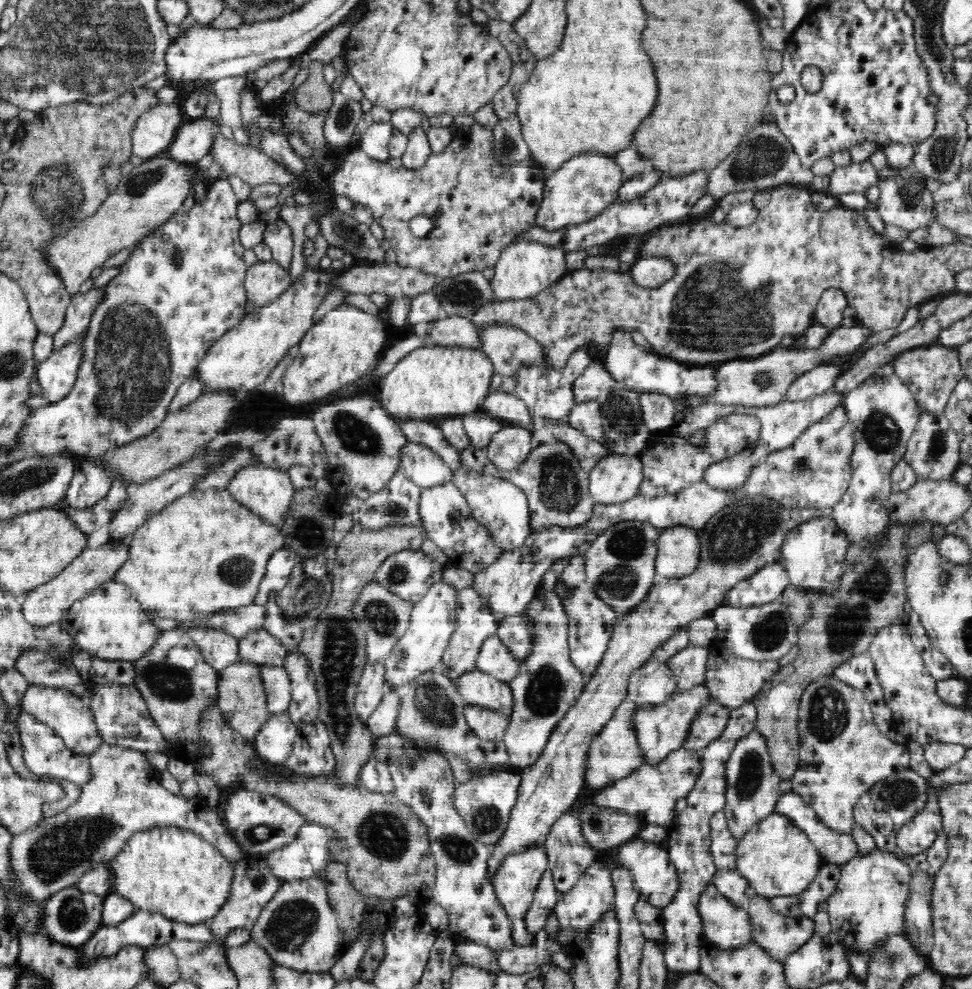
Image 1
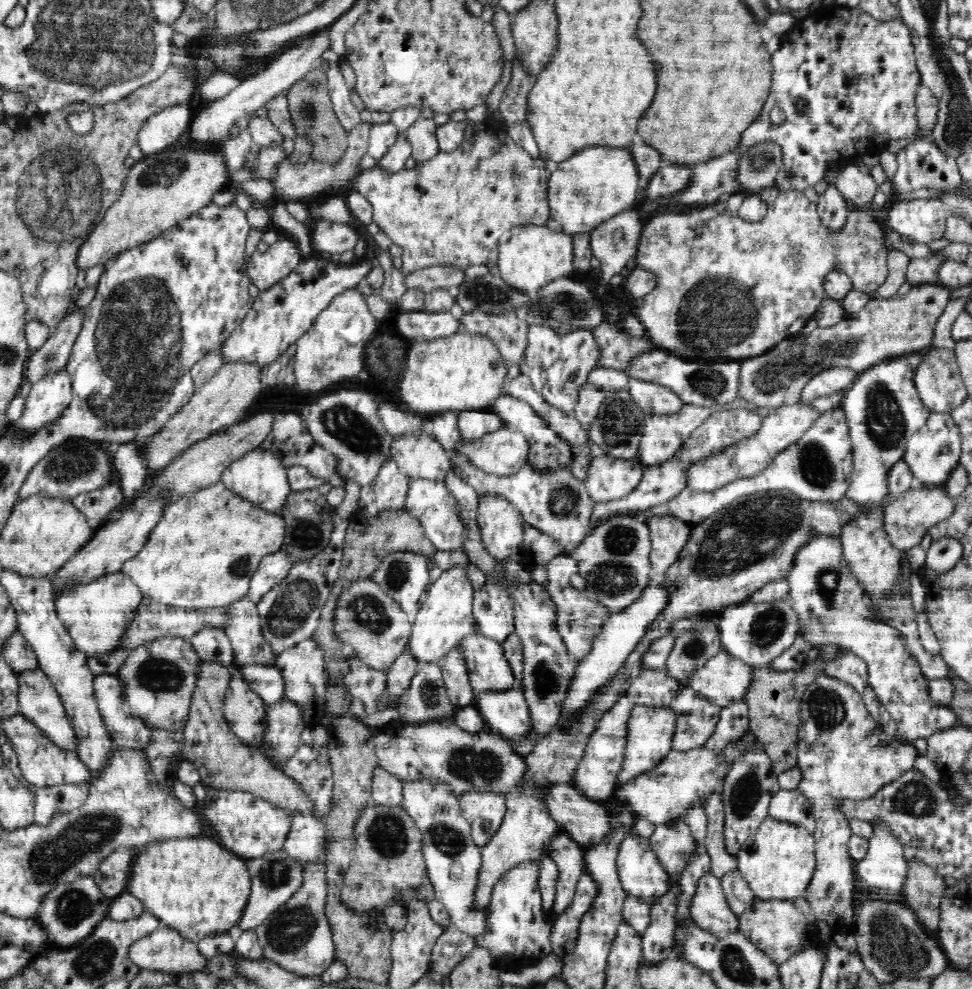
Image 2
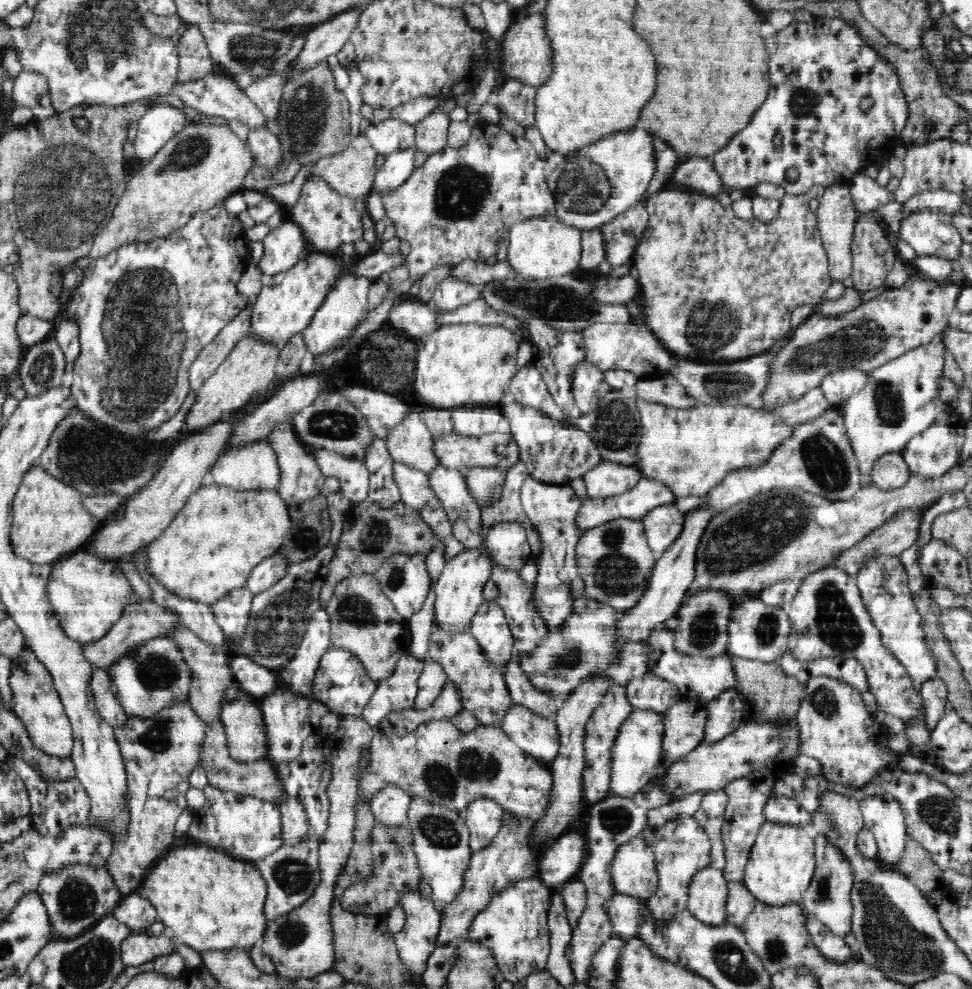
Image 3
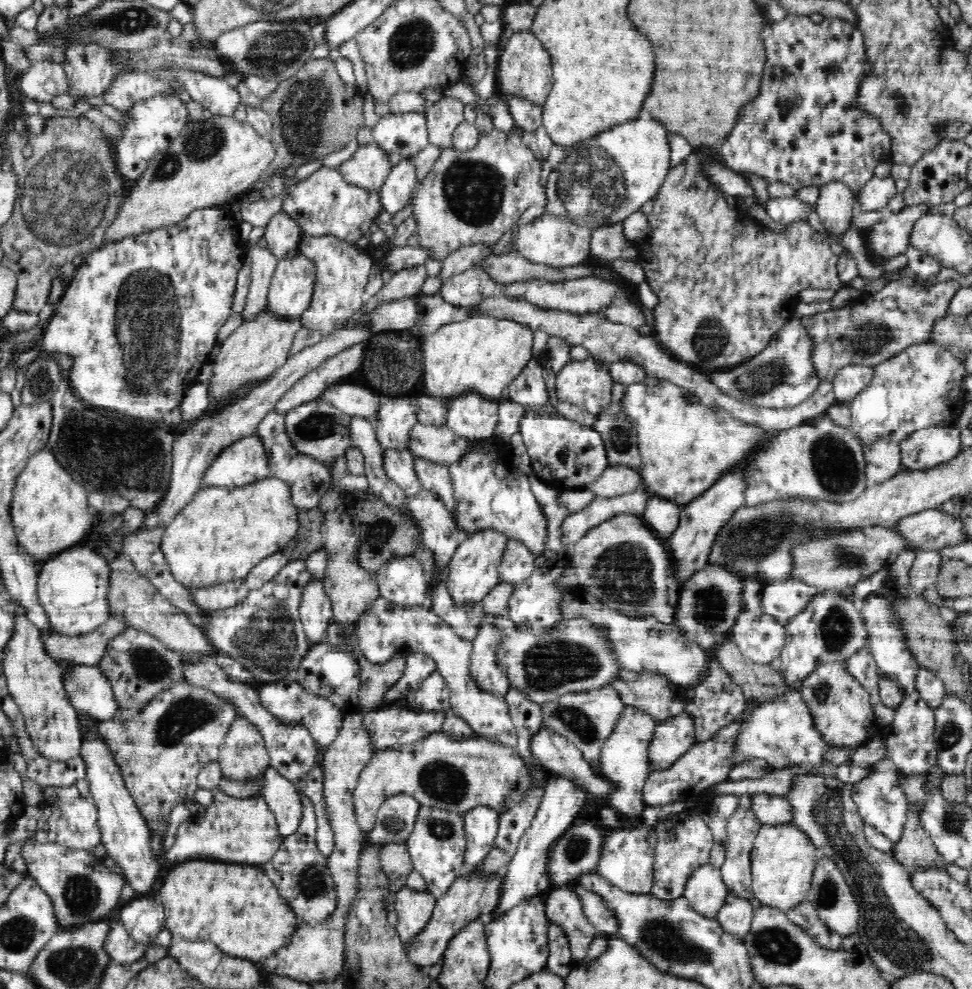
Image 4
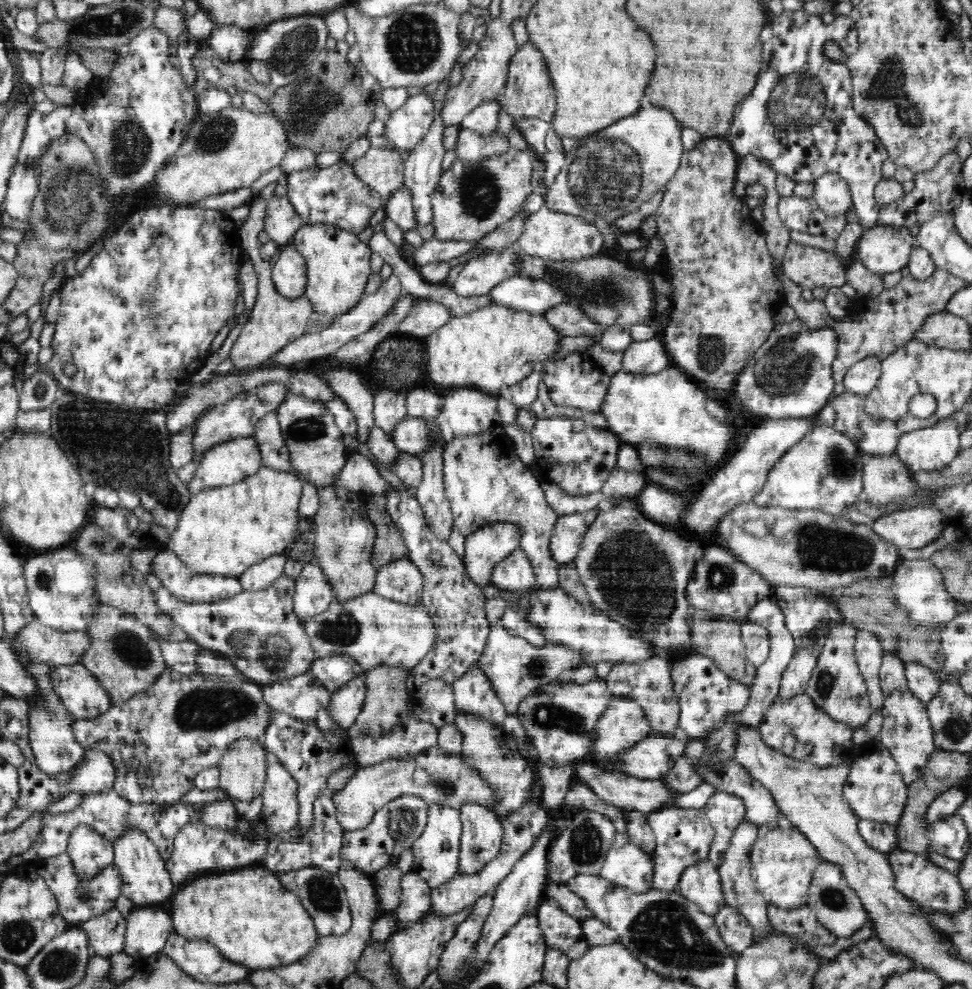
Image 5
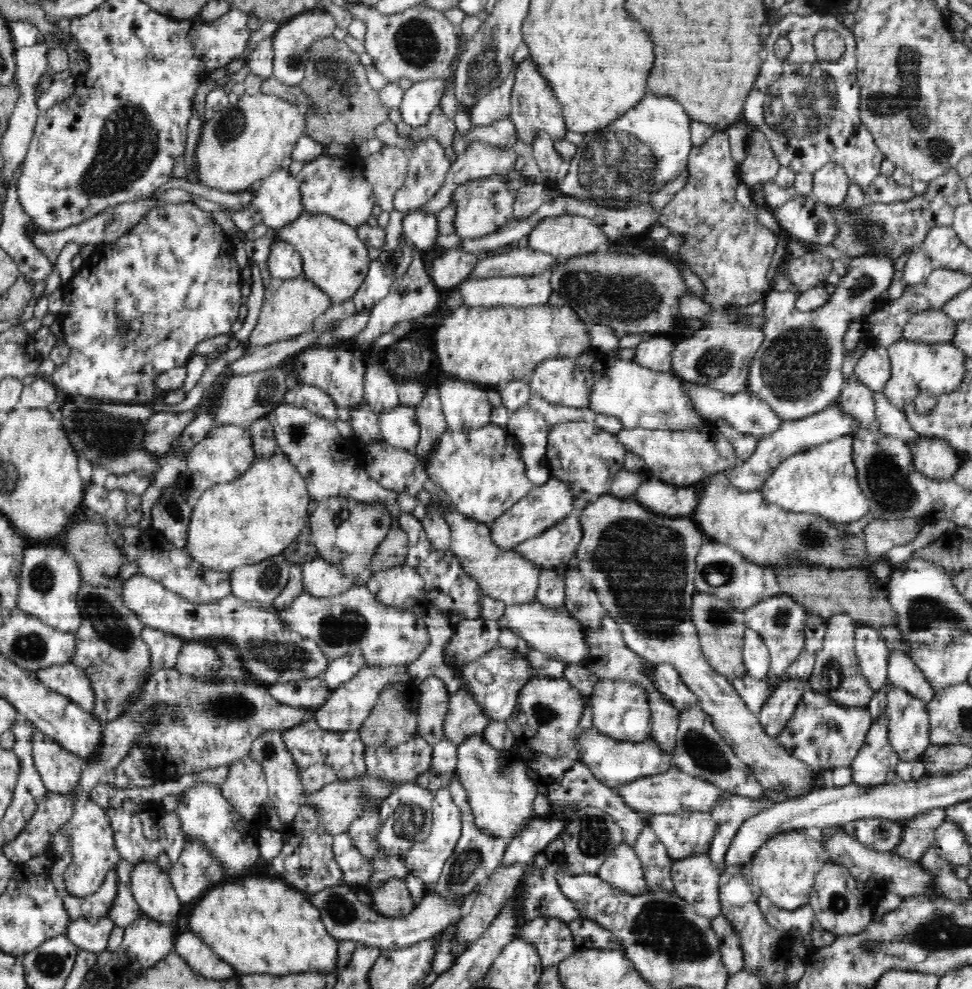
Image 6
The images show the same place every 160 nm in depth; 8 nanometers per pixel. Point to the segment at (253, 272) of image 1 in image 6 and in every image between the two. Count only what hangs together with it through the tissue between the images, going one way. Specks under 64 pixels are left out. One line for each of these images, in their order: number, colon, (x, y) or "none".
2: (265, 269)
3: (284, 247)
4: (283, 235)
5: (281, 221)
6: (277, 202)

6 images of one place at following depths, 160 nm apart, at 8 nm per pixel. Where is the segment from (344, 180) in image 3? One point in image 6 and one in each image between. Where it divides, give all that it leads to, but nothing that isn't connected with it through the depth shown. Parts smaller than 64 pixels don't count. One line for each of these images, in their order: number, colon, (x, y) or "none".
4: (368, 168)
5: (382, 169)
6: (386, 170)

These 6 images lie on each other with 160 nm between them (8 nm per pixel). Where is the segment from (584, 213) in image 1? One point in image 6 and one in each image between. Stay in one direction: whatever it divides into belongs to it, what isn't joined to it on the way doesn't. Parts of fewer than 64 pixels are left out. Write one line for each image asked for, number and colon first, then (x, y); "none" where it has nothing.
2: (596, 183)
3: (591, 186)
4: (600, 181)
5: (610, 173)
6: (624, 164)

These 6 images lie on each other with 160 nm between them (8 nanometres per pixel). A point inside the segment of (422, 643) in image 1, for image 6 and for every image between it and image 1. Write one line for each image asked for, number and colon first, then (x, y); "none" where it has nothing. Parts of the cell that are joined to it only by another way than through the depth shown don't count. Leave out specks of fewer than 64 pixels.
2: (446, 616)
3: (459, 591)
4: (474, 572)
5: (484, 549)
6: (545, 505)

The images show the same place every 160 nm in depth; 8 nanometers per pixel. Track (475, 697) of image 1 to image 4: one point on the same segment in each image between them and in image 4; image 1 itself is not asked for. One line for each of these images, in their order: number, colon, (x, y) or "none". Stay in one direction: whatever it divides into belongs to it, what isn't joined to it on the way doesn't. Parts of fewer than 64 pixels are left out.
2: (506, 712)
3: (537, 736)
4: (553, 751)

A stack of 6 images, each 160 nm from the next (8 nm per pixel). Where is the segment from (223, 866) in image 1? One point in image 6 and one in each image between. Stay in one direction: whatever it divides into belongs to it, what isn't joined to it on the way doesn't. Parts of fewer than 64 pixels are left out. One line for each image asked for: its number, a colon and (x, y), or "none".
2: (193, 885)
3: (206, 900)
4: (237, 907)
5: (251, 919)
6: (260, 926)

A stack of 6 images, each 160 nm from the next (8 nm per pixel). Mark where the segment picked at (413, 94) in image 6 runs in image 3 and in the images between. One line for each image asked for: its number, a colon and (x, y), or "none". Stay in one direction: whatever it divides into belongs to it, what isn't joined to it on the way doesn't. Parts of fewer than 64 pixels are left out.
3: (391, 135)
4: (406, 133)
5: (406, 126)

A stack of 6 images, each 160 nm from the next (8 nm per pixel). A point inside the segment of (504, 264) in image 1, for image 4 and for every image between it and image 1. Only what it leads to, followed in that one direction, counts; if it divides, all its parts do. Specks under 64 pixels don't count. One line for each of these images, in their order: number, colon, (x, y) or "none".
2: (530, 256)
3: (540, 248)
4: (553, 240)

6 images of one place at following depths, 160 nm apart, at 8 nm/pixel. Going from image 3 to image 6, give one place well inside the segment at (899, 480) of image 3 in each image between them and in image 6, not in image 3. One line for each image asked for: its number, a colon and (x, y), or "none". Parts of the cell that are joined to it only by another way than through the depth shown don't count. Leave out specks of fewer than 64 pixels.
4: (883, 460)
5: (846, 413)
6: (858, 400)

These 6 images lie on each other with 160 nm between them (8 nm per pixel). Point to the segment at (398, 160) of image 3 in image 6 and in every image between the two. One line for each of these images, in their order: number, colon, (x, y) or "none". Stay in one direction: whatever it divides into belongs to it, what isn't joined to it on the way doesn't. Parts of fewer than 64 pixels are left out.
4: (394, 194)
5: (399, 208)
6: (421, 229)

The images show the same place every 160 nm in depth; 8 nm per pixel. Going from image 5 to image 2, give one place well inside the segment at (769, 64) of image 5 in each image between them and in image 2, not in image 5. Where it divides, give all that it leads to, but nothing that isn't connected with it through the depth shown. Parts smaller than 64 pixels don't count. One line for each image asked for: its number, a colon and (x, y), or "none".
2: (847, 84)
3: (819, 71)
4: (815, 70)

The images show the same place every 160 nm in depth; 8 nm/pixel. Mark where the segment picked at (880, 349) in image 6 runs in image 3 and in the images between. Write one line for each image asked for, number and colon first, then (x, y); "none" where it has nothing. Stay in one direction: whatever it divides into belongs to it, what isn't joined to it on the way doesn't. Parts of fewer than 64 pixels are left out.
3: (838, 385)
4: (847, 382)
5: (861, 378)

